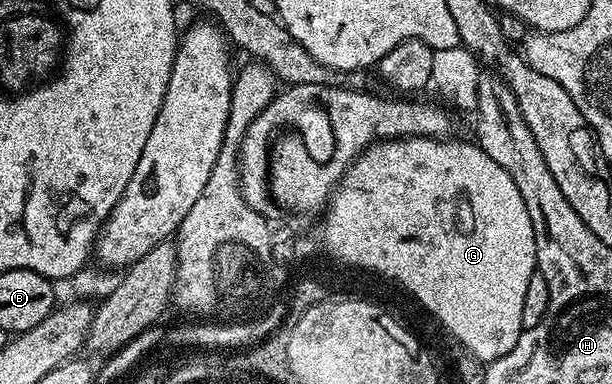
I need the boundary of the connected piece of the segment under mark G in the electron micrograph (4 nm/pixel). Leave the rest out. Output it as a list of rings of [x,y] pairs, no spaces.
[[[406,137],[391,141],[377,140],[368,146],[344,172],[340,182],[336,184],[330,196],[330,204],[322,214],[324,233],[322,240],[332,245],[344,261],[356,265],[372,265],[372,269],[381,269],[384,273],[392,273],[392,277],[404,281],[408,289],[416,289],[420,294],[422,306],[433,314],[435,320],[447,332],[452,333],[464,348],[477,360],[487,363],[496,361],[506,355],[518,343],[522,332],[522,299],[526,299],[526,286],[529,285],[536,268],[536,244],[534,243],[534,227],[530,223],[530,215],[526,211],[526,203],[522,203],[522,195],[518,195],[518,187],[514,187],[514,179],[486,155],[480,146],[468,141],[452,141],[453,139],[437,139],[434,137]]]

